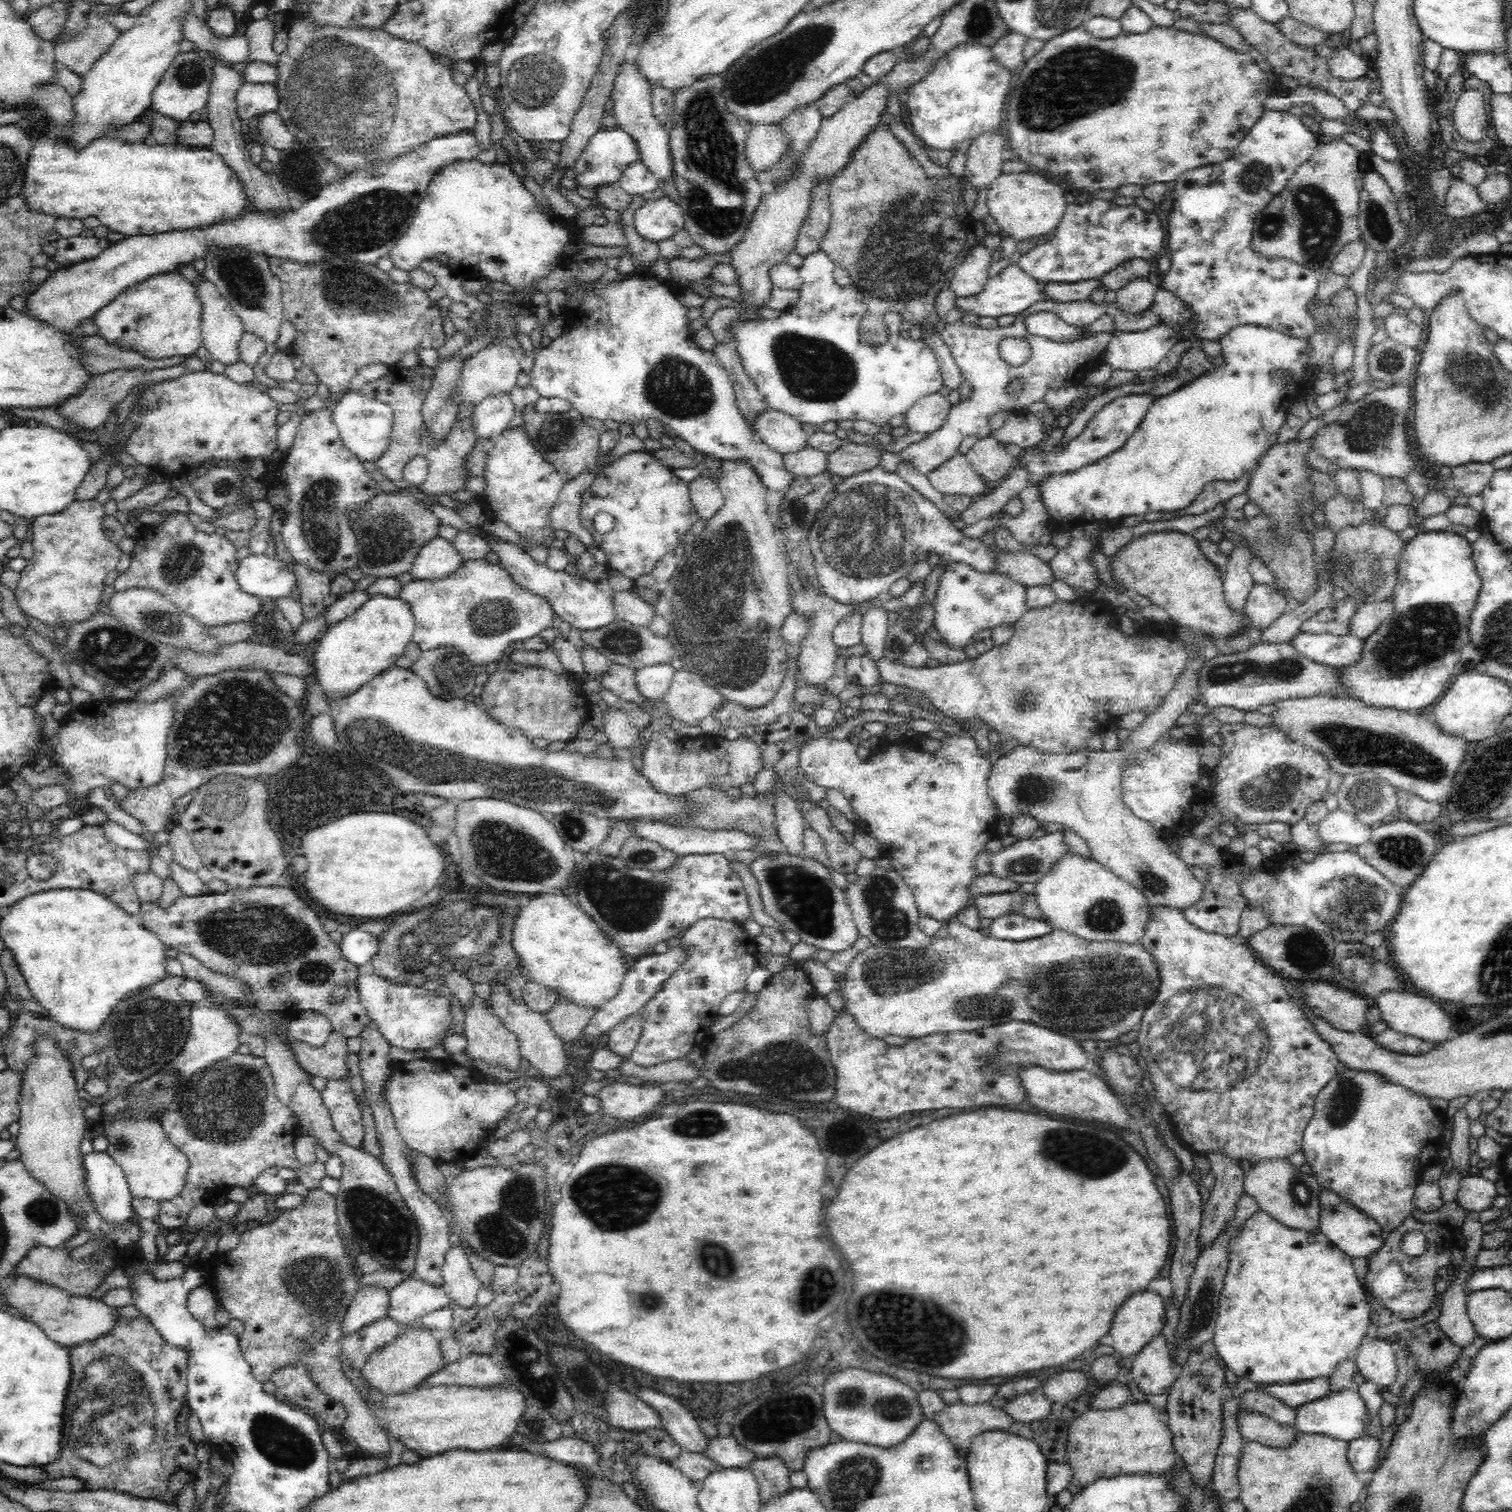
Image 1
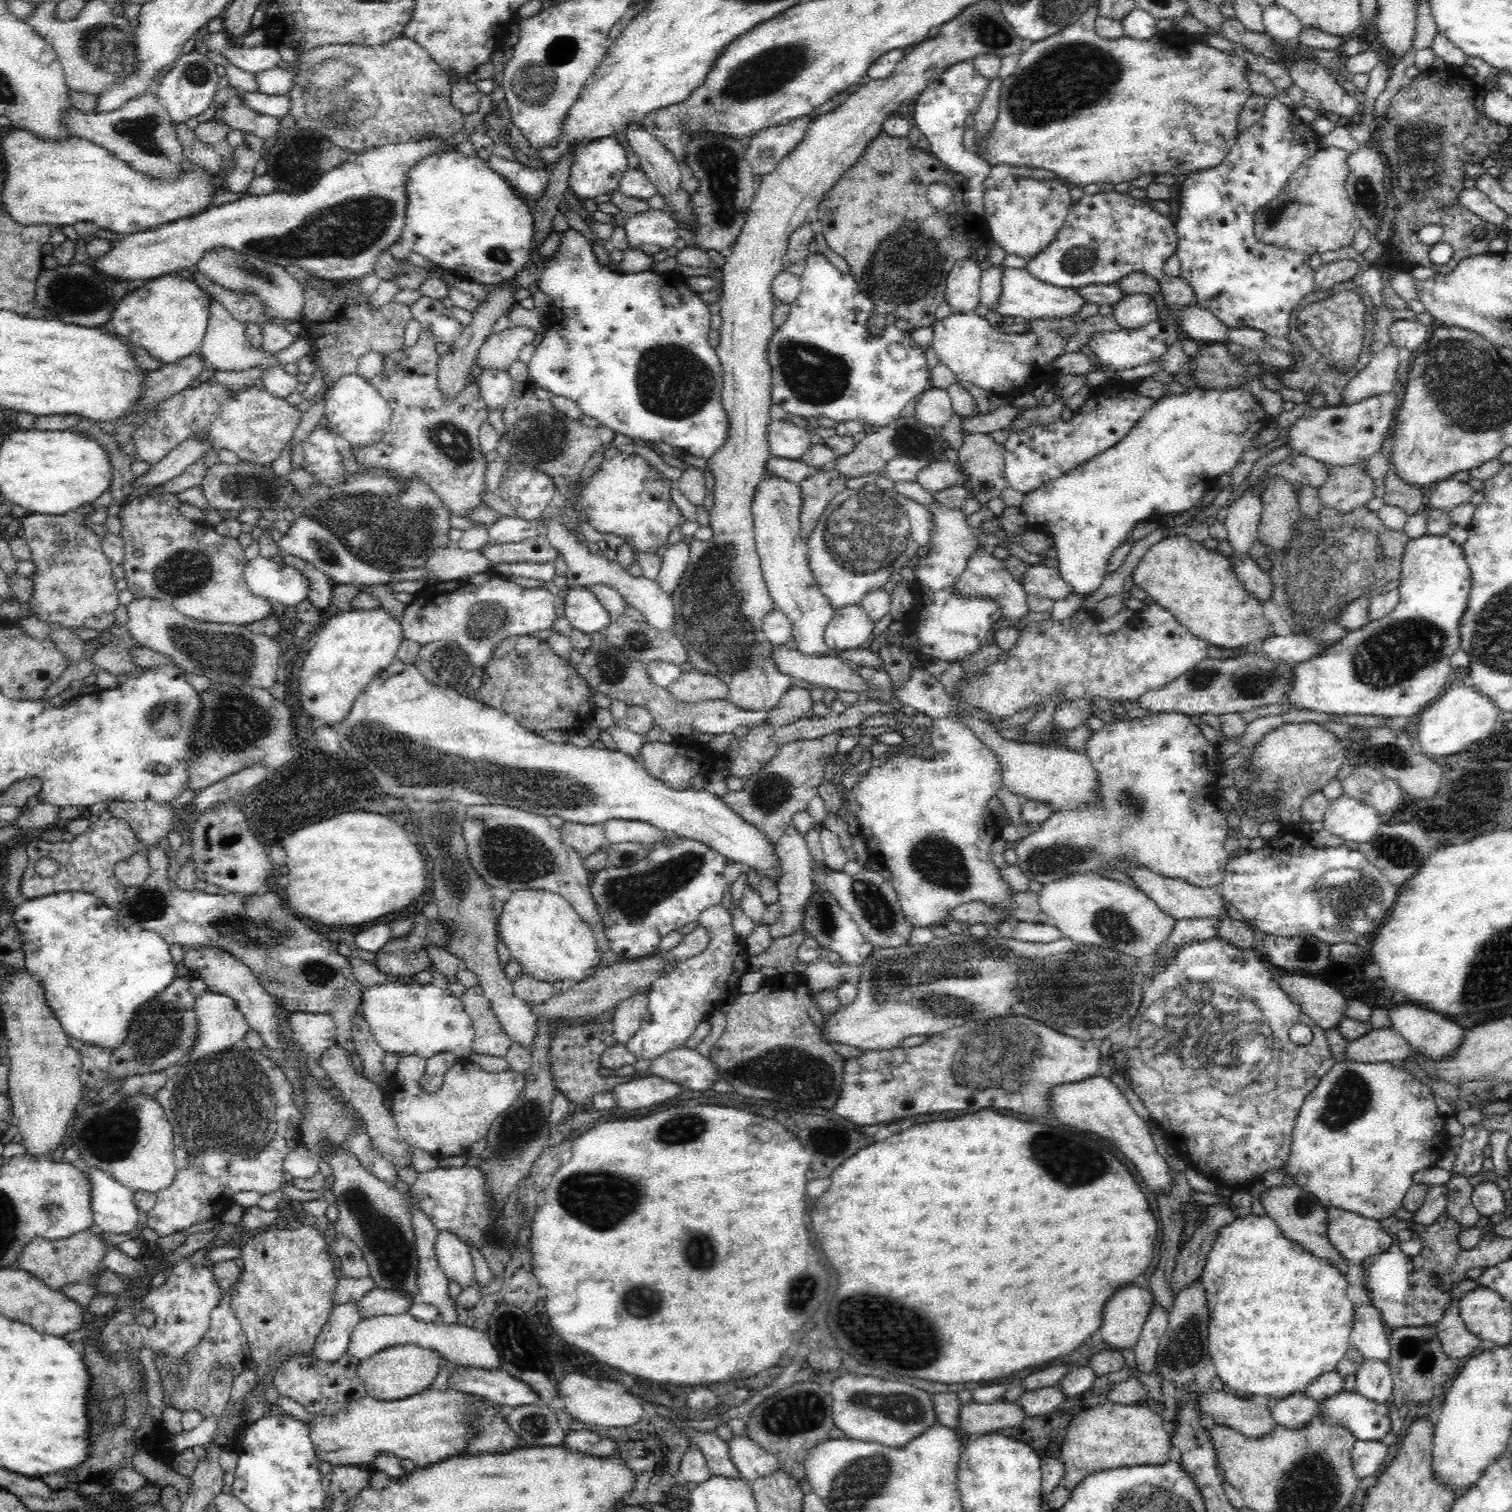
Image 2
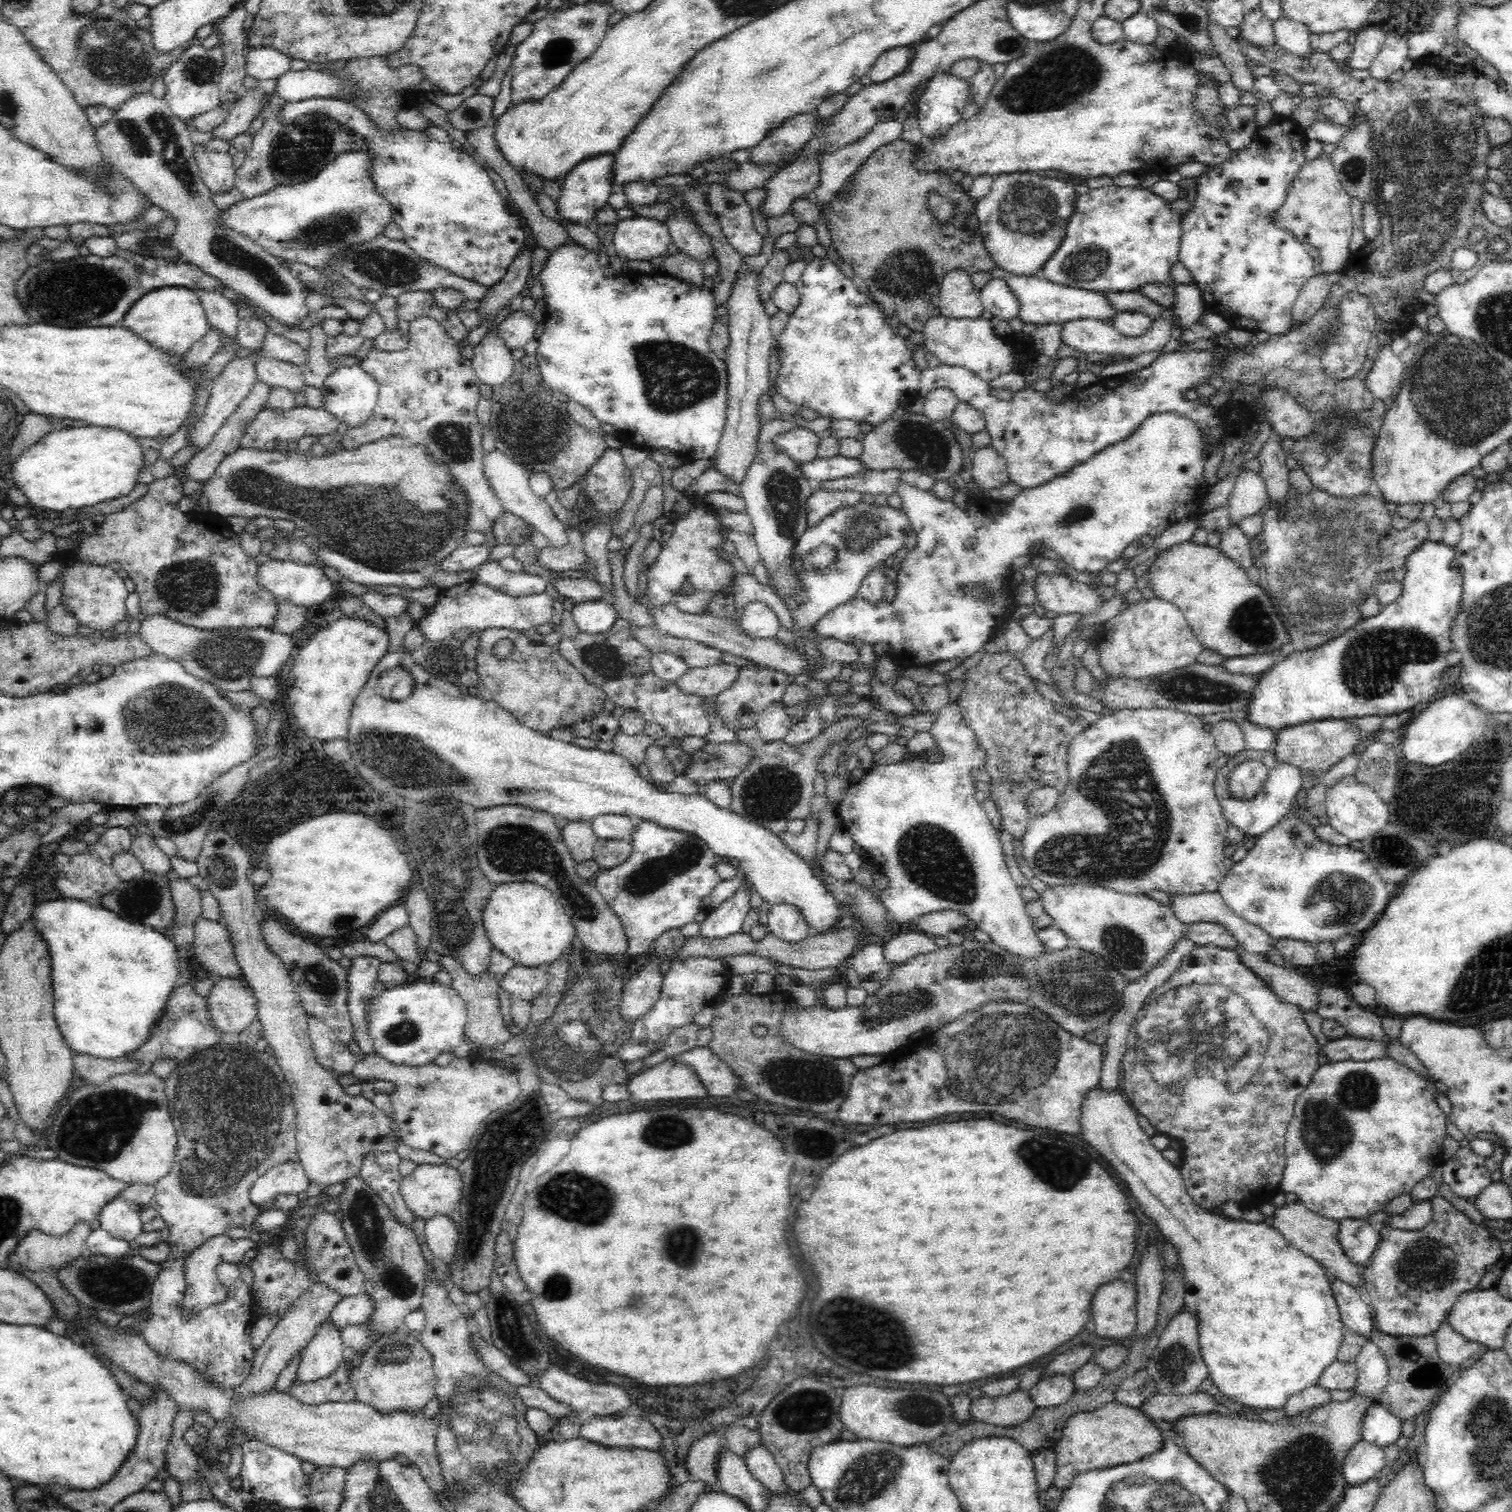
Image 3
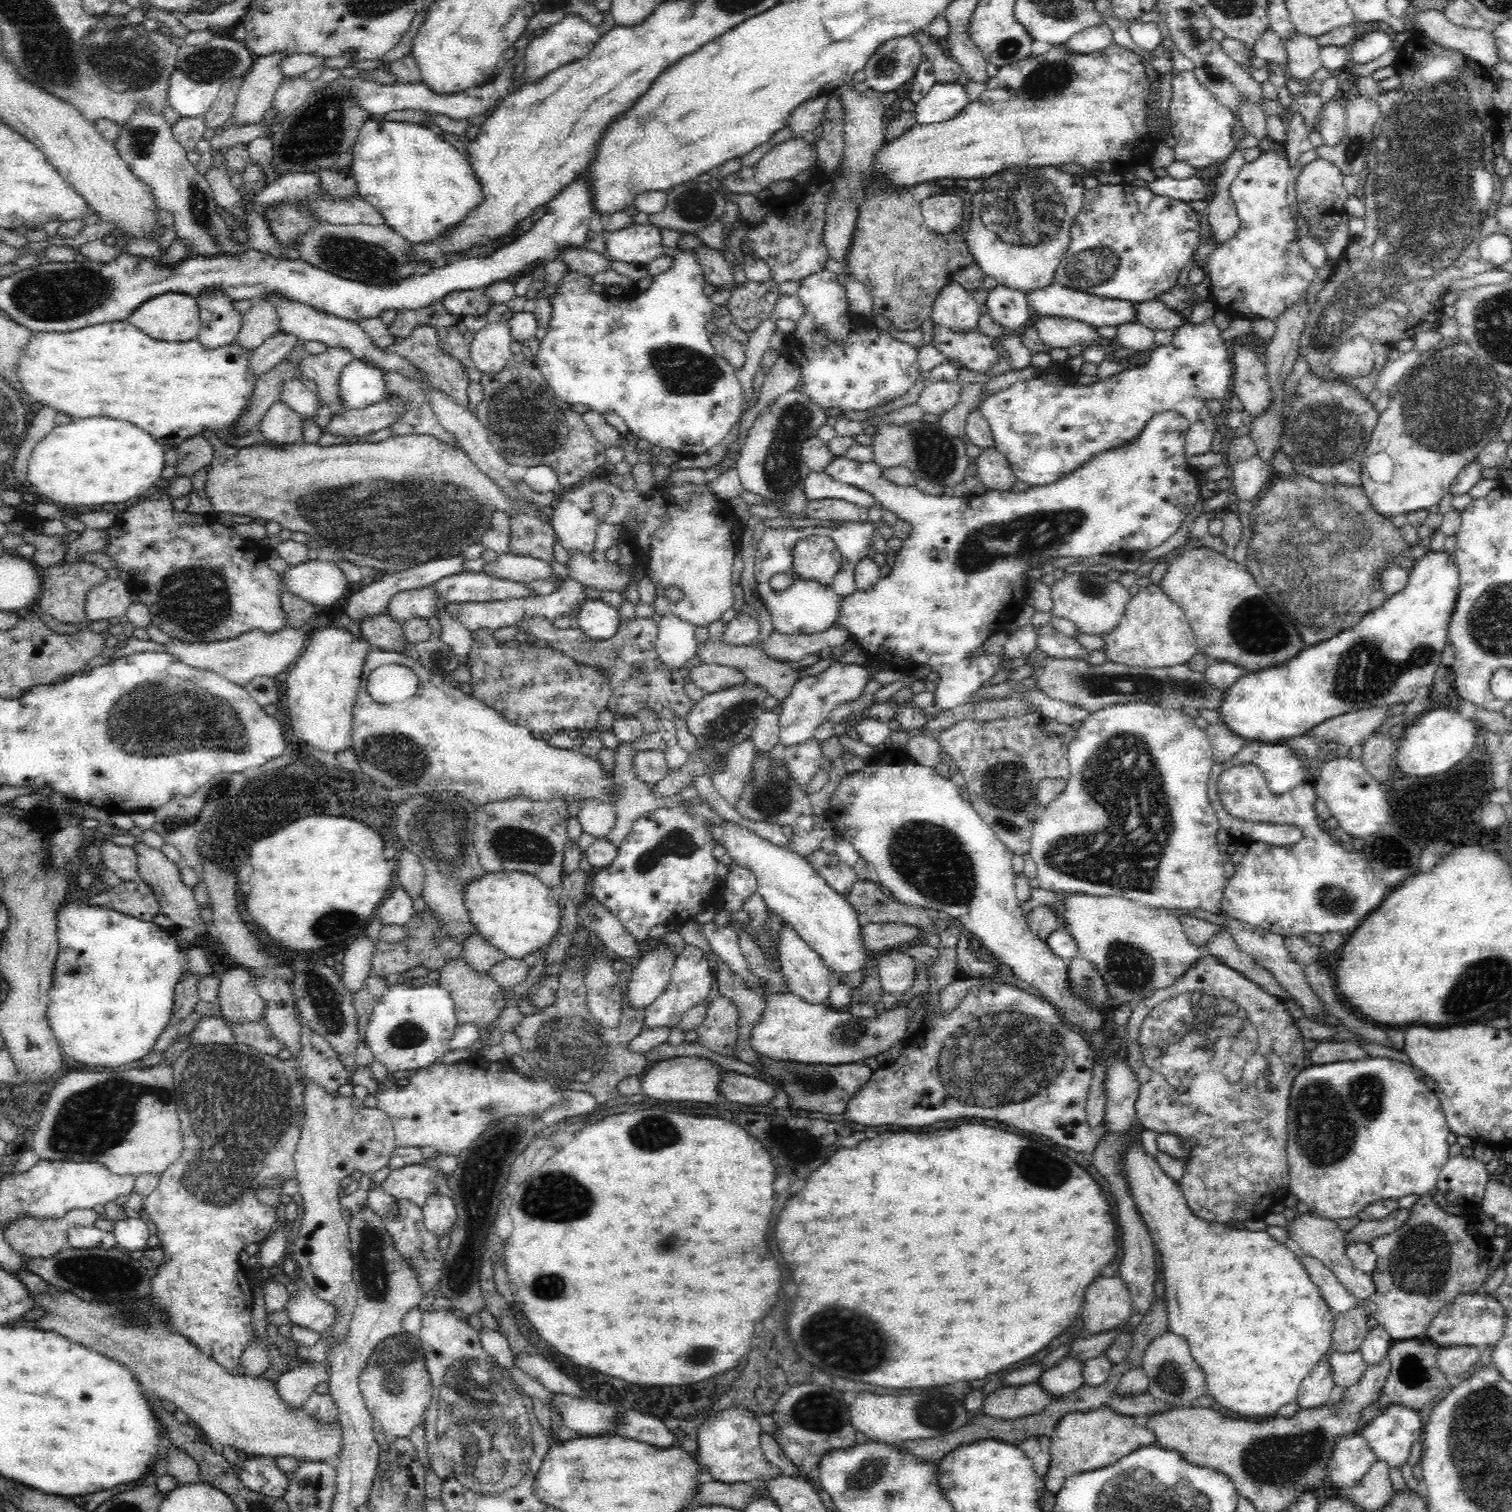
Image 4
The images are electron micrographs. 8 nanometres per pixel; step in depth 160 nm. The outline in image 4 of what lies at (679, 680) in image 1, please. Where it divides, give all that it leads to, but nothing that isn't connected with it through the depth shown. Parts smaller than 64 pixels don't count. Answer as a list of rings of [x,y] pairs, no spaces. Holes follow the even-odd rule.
[[[701,663],[688,668],[686,672],[687,675],[683,678],[691,680],[698,688],[702,688],[706,695],[742,684],[744,680],[747,680],[738,669],[715,664]]]

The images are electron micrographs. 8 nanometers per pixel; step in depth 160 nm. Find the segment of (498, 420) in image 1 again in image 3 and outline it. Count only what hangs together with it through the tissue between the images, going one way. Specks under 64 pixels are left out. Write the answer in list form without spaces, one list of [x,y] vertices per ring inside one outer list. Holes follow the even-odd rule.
[[[494,332],[485,334],[473,348],[471,361],[481,384],[492,388],[509,380],[515,363],[512,352]]]

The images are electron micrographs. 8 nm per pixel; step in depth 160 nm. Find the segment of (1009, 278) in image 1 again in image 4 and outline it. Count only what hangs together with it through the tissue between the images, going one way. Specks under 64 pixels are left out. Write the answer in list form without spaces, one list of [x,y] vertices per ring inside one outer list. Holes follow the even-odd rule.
[[[1053,282],[1038,291],[1027,292],[1026,300],[1034,310],[1034,317],[1058,317],[1060,319],[1078,320],[1089,324],[1090,327],[1116,326],[1120,324],[1135,323],[1136,309],[1130,301],[1116,299],[1102,299],[1100,296],[1089,295],[1086,292],[1074,290]]]

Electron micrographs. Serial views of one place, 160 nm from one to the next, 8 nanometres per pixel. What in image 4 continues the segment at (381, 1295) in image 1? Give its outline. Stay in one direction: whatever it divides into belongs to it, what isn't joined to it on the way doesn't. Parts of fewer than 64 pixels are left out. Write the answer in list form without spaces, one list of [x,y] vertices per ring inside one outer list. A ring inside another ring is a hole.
[[[303,1360],[296,1368],[282,1373],[277,1378],[277,1389],[281,1402],[290,1408],[301,1408],[301,1404],[322,1382],[328,1382],[329,1371],[325,1360]]]

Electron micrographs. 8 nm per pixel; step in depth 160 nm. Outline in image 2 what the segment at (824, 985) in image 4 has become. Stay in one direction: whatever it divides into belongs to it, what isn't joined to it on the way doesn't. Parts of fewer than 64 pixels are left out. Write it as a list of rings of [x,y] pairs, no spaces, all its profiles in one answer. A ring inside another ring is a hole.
[[[793,821],[788,822],[788,826],[784,828],[783,835],[780,836],[776,845],[776,851],[779,855],[780,865],[778,900],[781,904],[781,917],[769,927],[770,937],[773,939],[801,931],[799,927],[800,920],[802,920],[802,910],[804,910],[804,906],[812,894],[813,886],[813,863],[811,862],[810,851],[808,851],[805,835],[798,832]]]

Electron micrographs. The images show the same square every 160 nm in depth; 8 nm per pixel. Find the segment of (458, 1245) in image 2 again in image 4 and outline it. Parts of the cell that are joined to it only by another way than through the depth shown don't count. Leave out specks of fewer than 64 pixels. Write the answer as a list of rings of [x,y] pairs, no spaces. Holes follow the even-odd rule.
[[[430,1195],[422,1208],[424,1226],[437,1237],[449,1236],[457,1220],[453,1200],[444,1195]]]

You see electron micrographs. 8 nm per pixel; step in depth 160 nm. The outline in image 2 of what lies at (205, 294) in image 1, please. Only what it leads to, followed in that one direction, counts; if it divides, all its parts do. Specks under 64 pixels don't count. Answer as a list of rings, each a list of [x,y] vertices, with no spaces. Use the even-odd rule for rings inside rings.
[[[209,298],[208,324],[201,342],[200,353],[216,371],[241,371],[252,366],[262,371],[279,365],[279,360],[264,349],[257,349],[245,337],[245,323],[236,320],[231,312],[215,298]]]

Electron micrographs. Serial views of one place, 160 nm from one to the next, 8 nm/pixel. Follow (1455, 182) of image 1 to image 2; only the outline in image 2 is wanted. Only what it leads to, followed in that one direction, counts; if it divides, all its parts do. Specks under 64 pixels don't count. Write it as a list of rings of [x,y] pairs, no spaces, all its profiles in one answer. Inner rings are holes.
[[[1476,187],[1460,190],[1459,203],[1482,220],[1497,227],[1504,227],[1507,214],[1499,206],[1496,206],[1489,196],[1480,192]]]

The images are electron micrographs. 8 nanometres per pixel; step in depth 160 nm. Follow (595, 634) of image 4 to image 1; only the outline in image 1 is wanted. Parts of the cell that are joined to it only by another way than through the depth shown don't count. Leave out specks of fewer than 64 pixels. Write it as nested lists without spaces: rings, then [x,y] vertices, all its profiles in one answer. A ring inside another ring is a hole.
[[[482,528],[477,529],[478,533],[472,534],[482,537],[490,545],[490,551],[498,555],[499,563],[512,575],[516,584],[520,584],[521,588],[526,588],[530,593],[543,597],[551,605],[552,611],[562,620],[569,622],[573,628],[580,631],[596,630],[617,619],[613,598],[601,592],[595,581],[570,575],[565,570],[554,571],[548,568],[546,563],[540,564],[535,561],[518,543],[503,541],[483,531]]]

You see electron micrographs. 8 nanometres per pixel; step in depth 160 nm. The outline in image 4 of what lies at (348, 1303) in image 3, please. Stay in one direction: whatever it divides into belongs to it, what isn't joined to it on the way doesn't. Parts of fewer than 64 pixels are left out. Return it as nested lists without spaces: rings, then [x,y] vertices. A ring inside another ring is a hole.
[[[296,1281],[299,1286],[297,1295],[294,1295],[286,1303],[285,1311],[290,1318],[291,1325],[308,1327],[320,1335],[324,1334],[334,1322],[335,1307],[322,1300],[304,1281]]]

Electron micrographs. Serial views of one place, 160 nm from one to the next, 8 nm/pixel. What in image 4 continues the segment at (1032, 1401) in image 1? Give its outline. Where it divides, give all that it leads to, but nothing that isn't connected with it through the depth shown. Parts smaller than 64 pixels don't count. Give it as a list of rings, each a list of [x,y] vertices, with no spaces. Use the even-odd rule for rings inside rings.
[[[1065,1356],[1051,1369],[1043,1371],[1036,1383],[1052,1397],[1060,1400],[1062,1396],[1083,1384],[1083,1364],[1072,1357]]]

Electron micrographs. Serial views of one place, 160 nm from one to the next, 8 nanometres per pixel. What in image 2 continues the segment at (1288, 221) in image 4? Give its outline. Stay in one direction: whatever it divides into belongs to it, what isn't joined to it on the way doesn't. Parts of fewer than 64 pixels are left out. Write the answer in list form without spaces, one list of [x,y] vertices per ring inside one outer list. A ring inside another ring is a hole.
[[[1266,99],[1268,108],[1263,116],[1238,135],[1224,162],[1212,168],[1192,171],[1181,181],[1180,208],[1175,224],[1179,242],[1175,255],[1180,260],[1179,276],[1192,288],[1196,304],[1208,309],[1222,324],[1227,325],[1228,330],[1248,327],[1269,336],[1284,338],[1291,331],[1289,322],[1297,304],[1315,290],[1316,271],[1302,253],[1256,240],[1253,218],[1260,207],[1269,204],[1283,191],[1296,169],[1321,147],[1319,135],[1309,124],[1304,124],[1293,110],[1288,110],[1278,100]]]

